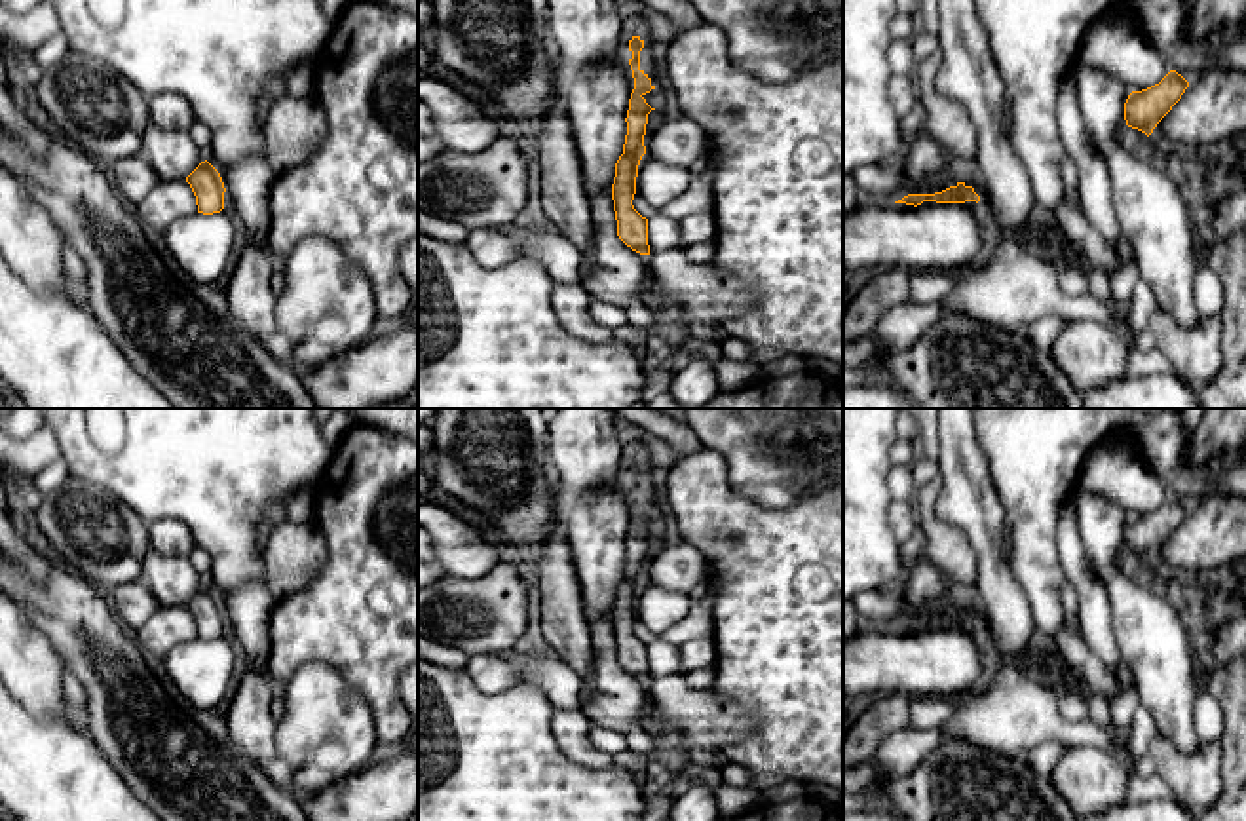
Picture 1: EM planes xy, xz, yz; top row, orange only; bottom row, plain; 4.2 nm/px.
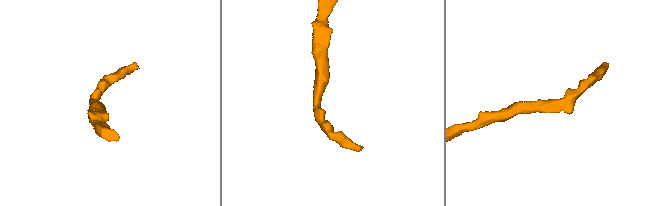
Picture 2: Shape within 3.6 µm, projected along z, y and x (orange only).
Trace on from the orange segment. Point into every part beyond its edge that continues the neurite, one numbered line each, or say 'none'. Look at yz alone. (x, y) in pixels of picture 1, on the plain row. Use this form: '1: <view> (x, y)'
none

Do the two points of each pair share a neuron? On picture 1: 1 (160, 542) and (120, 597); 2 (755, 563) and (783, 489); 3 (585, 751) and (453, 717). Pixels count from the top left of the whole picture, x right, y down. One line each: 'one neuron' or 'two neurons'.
1: one neuron
2: two neurons
3: two neurons

